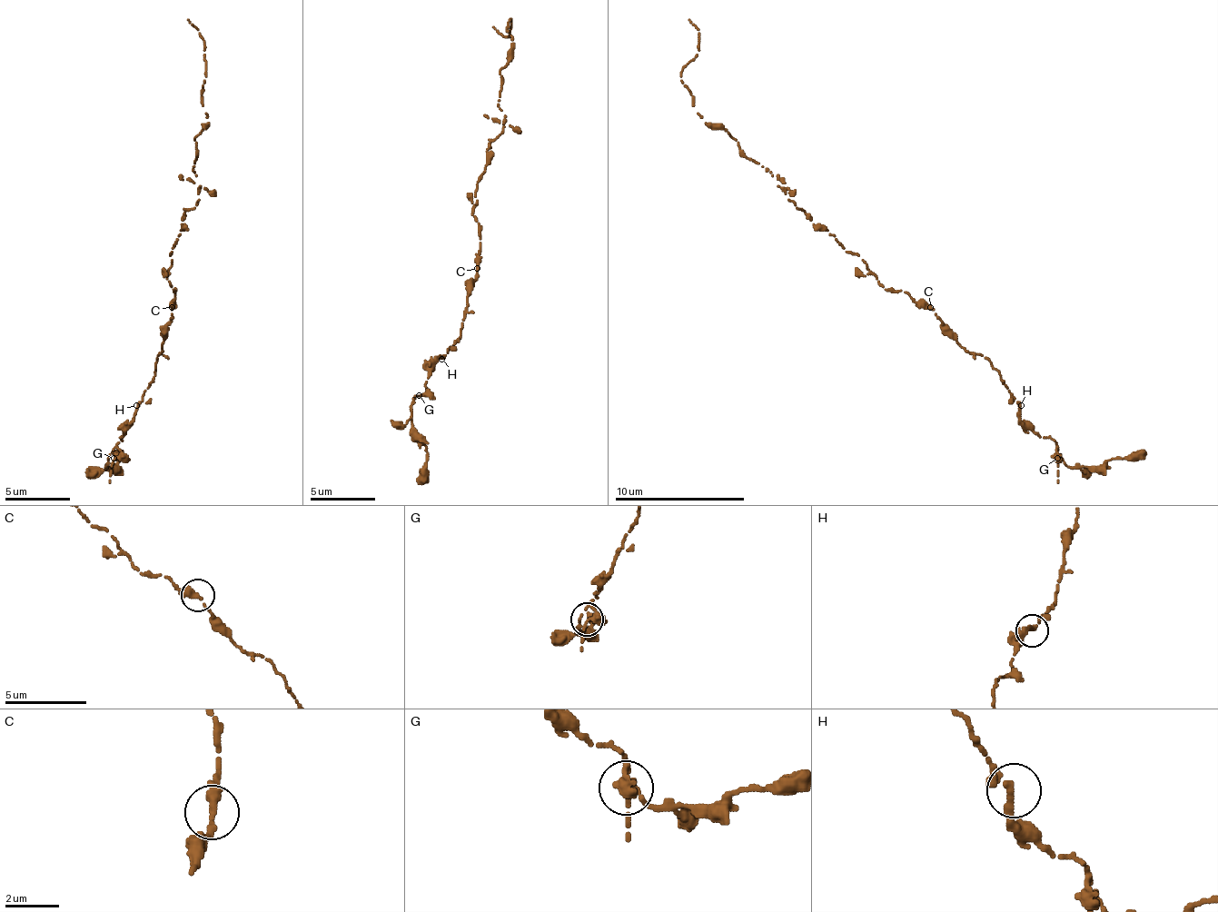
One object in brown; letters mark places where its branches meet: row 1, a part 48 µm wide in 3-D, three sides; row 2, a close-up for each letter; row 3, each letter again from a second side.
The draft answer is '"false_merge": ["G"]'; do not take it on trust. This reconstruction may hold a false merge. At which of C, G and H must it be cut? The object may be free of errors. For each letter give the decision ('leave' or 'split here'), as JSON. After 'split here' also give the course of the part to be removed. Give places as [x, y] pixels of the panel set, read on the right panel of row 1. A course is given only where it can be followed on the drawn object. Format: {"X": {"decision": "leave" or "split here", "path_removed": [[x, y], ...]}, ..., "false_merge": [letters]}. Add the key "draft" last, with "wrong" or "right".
{"C": {"decision": "leave"}, "G": {"decision": "leave"}, "H": {"decision": "leave"}, "false_merge": [], "draft": "wrong"}

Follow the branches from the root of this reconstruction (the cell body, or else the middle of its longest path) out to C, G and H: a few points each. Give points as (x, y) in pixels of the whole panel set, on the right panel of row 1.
C: (877, 278), (887, 292), (906, 292), (916, 301), (923, 301), (929, 307)
G: (877, 278), (887, 292), (923, 301), (962, 347), (982, 353), (1017, 415), (1057, 444), (1057, 458)
H: (877, 278), (887, 292), (906, 292), (923, 301), (962, 347), (992, 363), (1021, 405)

